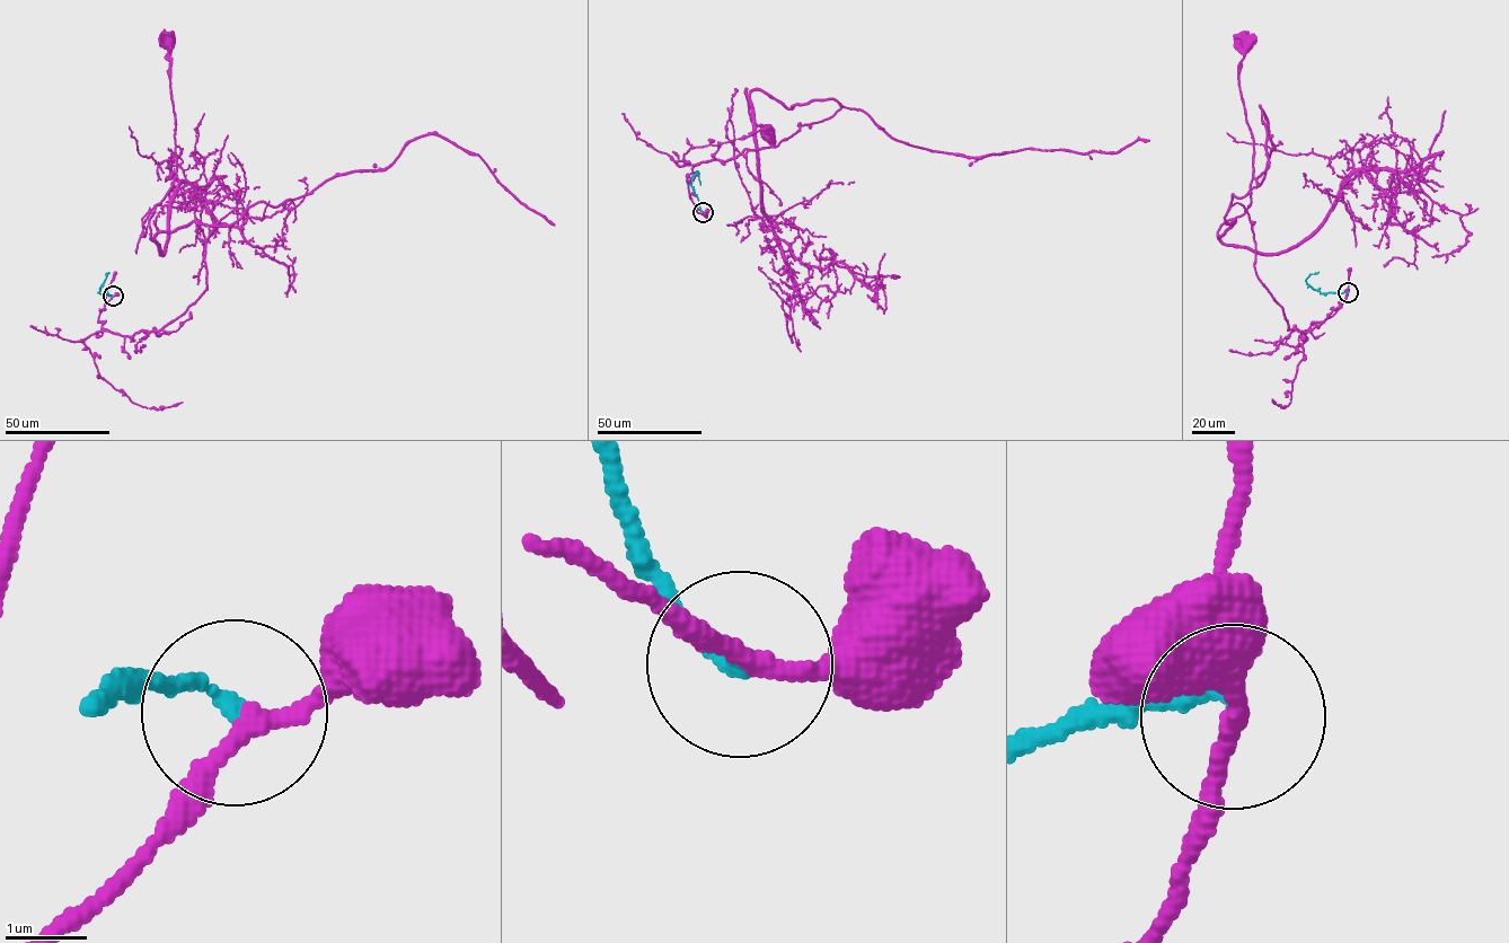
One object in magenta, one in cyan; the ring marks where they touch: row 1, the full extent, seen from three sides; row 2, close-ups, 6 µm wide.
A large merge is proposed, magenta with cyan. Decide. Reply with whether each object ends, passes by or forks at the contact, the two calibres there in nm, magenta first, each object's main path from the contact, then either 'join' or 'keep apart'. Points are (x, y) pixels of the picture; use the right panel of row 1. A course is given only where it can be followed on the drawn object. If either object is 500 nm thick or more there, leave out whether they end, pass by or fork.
magenta passes by; cyan ends; calibres 200 and 160 nm; course magenta (1348, 292), (1299, 335), (1256, 274), (1244, 206), (1226, 214), (1226, 245), (1217, 236), (1251, 202), (1247, 41); course cyan (1348, 292), (1324, 293), (1312, 289), (1306, 281), (1318, 272); keep apart

